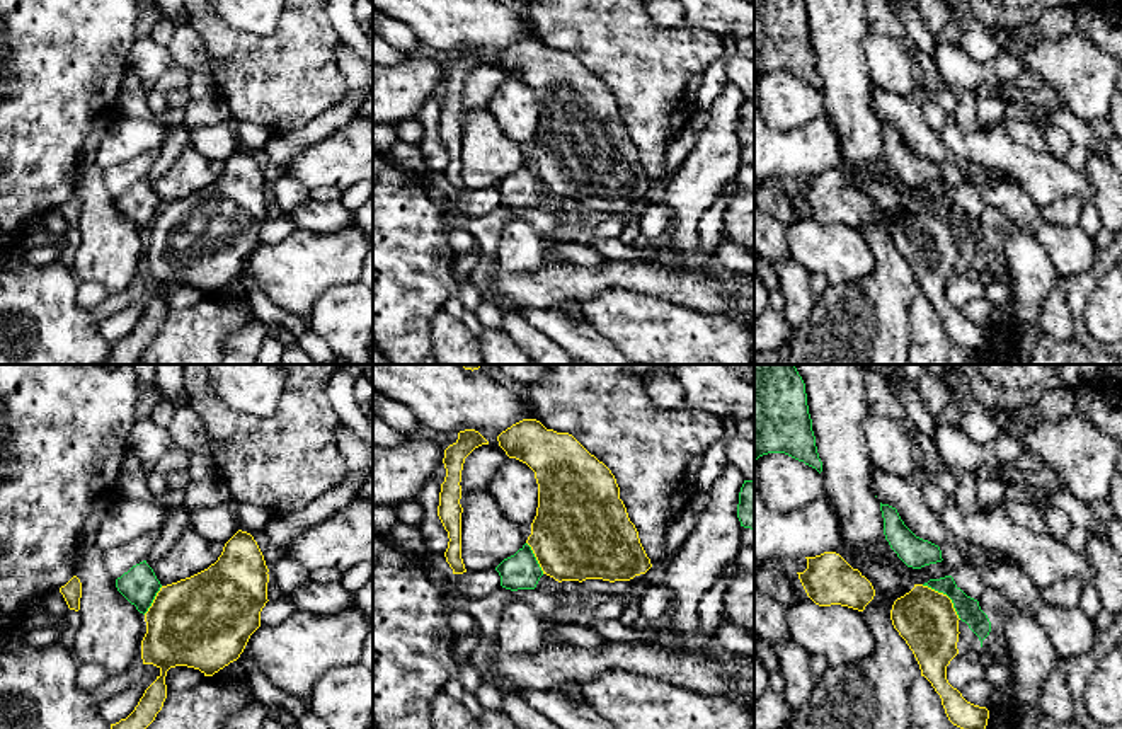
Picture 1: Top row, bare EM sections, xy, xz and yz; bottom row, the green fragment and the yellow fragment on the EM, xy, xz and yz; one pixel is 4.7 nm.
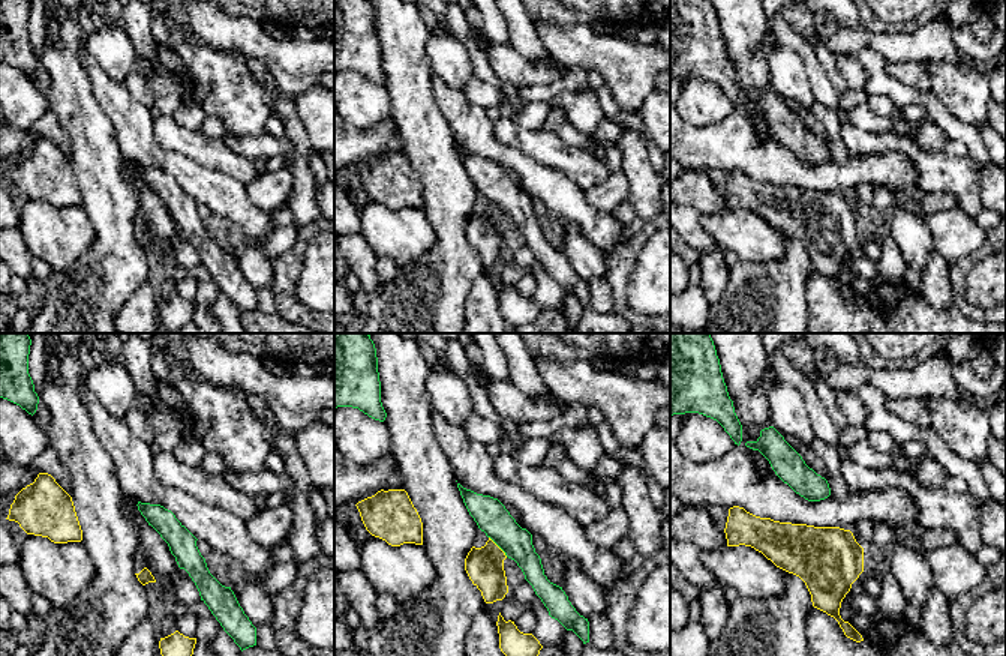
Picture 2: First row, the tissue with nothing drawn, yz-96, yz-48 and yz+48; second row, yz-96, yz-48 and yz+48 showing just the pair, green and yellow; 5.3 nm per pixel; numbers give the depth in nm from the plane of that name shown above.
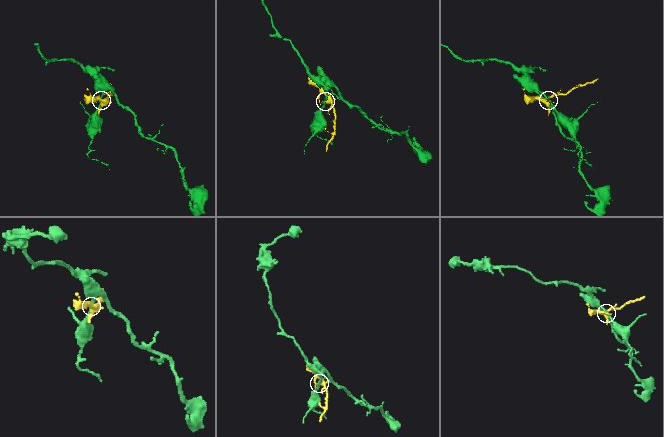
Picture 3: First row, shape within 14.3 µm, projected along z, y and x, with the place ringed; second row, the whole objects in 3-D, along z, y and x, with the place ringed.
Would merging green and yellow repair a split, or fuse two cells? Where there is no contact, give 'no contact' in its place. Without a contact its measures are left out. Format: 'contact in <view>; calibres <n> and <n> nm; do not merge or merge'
contact in yz; calibres 120 and 280 nm; do not merge

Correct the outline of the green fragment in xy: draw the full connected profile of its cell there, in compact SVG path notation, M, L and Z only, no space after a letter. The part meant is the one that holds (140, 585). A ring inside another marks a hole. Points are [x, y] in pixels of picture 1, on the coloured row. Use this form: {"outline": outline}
{"outline": "M146 560L133 565L128 572L116 579L117 591L136 606L140 613L146 613L162 584Z"}

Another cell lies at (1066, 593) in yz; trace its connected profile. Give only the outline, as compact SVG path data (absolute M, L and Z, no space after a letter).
M1066 577L1045 588L1040 588L1042 600L1054 608L1074 608L1083 598L1083 581Z

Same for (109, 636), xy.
M83 543L75 576L82 583L82 623L68 642L78 663L97 664L107 676L136 668L141 663L145 615L117 591L104 564L104 550Z

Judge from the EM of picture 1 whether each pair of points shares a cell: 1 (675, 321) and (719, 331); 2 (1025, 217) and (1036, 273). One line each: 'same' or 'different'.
1: same
2: different

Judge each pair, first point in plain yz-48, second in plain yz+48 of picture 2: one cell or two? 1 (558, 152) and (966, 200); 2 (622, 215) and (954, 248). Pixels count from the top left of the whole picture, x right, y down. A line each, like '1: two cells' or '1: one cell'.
1: one cell
2: two cells

